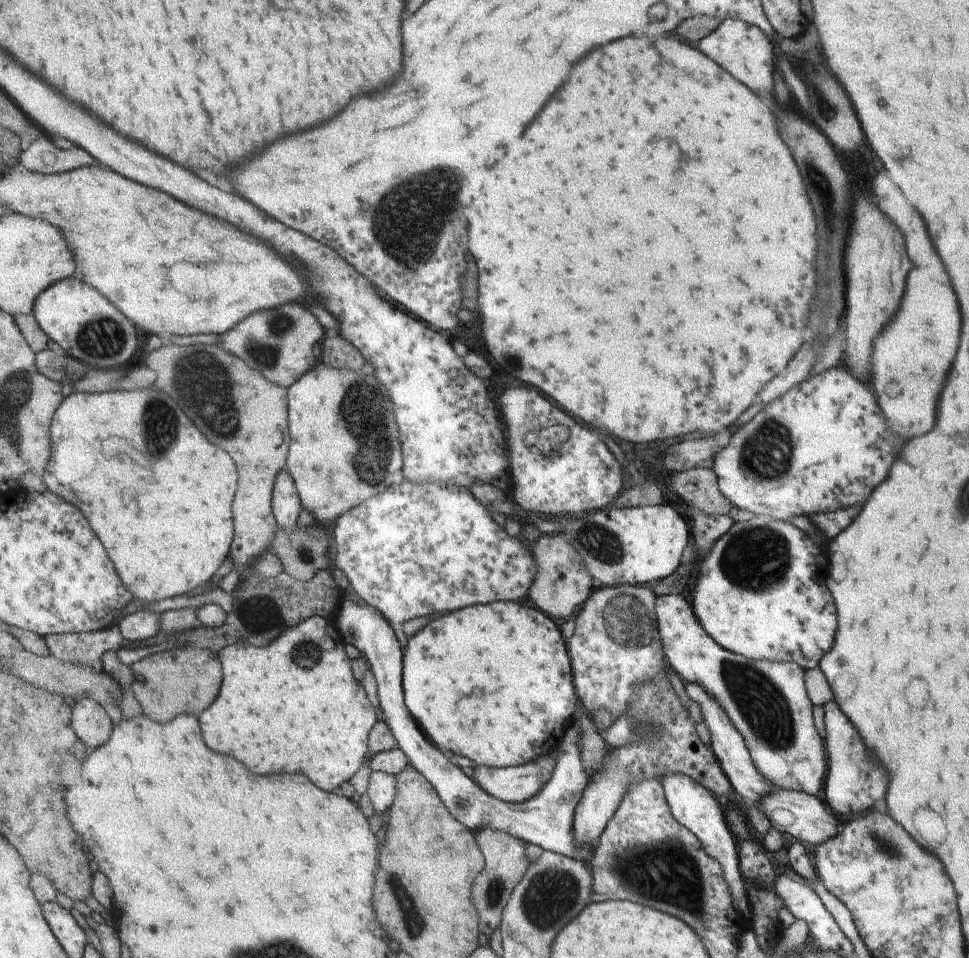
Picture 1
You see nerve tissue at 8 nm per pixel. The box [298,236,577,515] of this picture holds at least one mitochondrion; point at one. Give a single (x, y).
(370, 458)

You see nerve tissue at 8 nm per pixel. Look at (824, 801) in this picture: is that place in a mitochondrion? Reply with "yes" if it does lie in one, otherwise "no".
no

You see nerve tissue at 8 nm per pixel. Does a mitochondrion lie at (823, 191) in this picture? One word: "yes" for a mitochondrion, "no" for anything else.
yes

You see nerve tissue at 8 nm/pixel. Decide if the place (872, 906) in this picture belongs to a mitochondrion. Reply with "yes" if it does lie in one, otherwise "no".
no

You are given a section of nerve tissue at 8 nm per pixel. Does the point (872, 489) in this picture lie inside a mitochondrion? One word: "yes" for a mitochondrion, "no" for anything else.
no

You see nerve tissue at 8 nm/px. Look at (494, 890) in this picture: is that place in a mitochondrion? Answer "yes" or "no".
yes

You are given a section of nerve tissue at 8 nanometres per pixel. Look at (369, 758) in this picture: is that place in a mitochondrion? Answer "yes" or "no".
no

